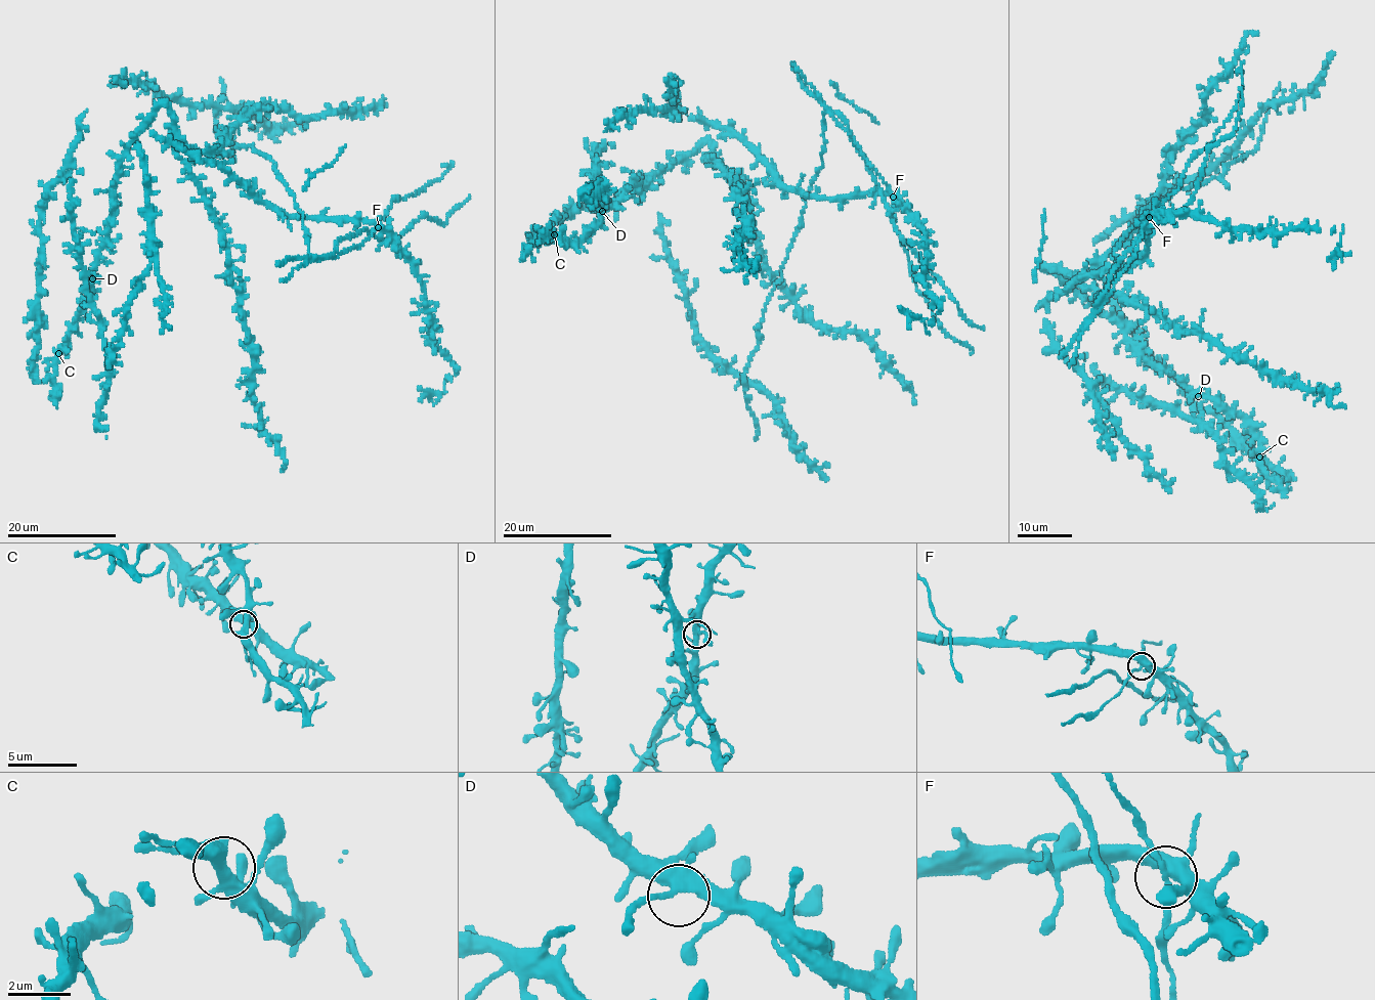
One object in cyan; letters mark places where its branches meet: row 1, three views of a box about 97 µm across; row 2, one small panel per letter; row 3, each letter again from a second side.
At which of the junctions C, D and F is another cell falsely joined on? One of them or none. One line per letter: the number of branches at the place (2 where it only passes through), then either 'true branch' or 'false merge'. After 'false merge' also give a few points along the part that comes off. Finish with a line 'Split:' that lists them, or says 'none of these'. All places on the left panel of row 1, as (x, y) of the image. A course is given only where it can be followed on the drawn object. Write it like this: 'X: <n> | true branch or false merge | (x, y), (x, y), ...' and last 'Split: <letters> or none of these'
C: 5 | true branch
D: 4 | true branch
F: 5 | true branch
Split: none of these

